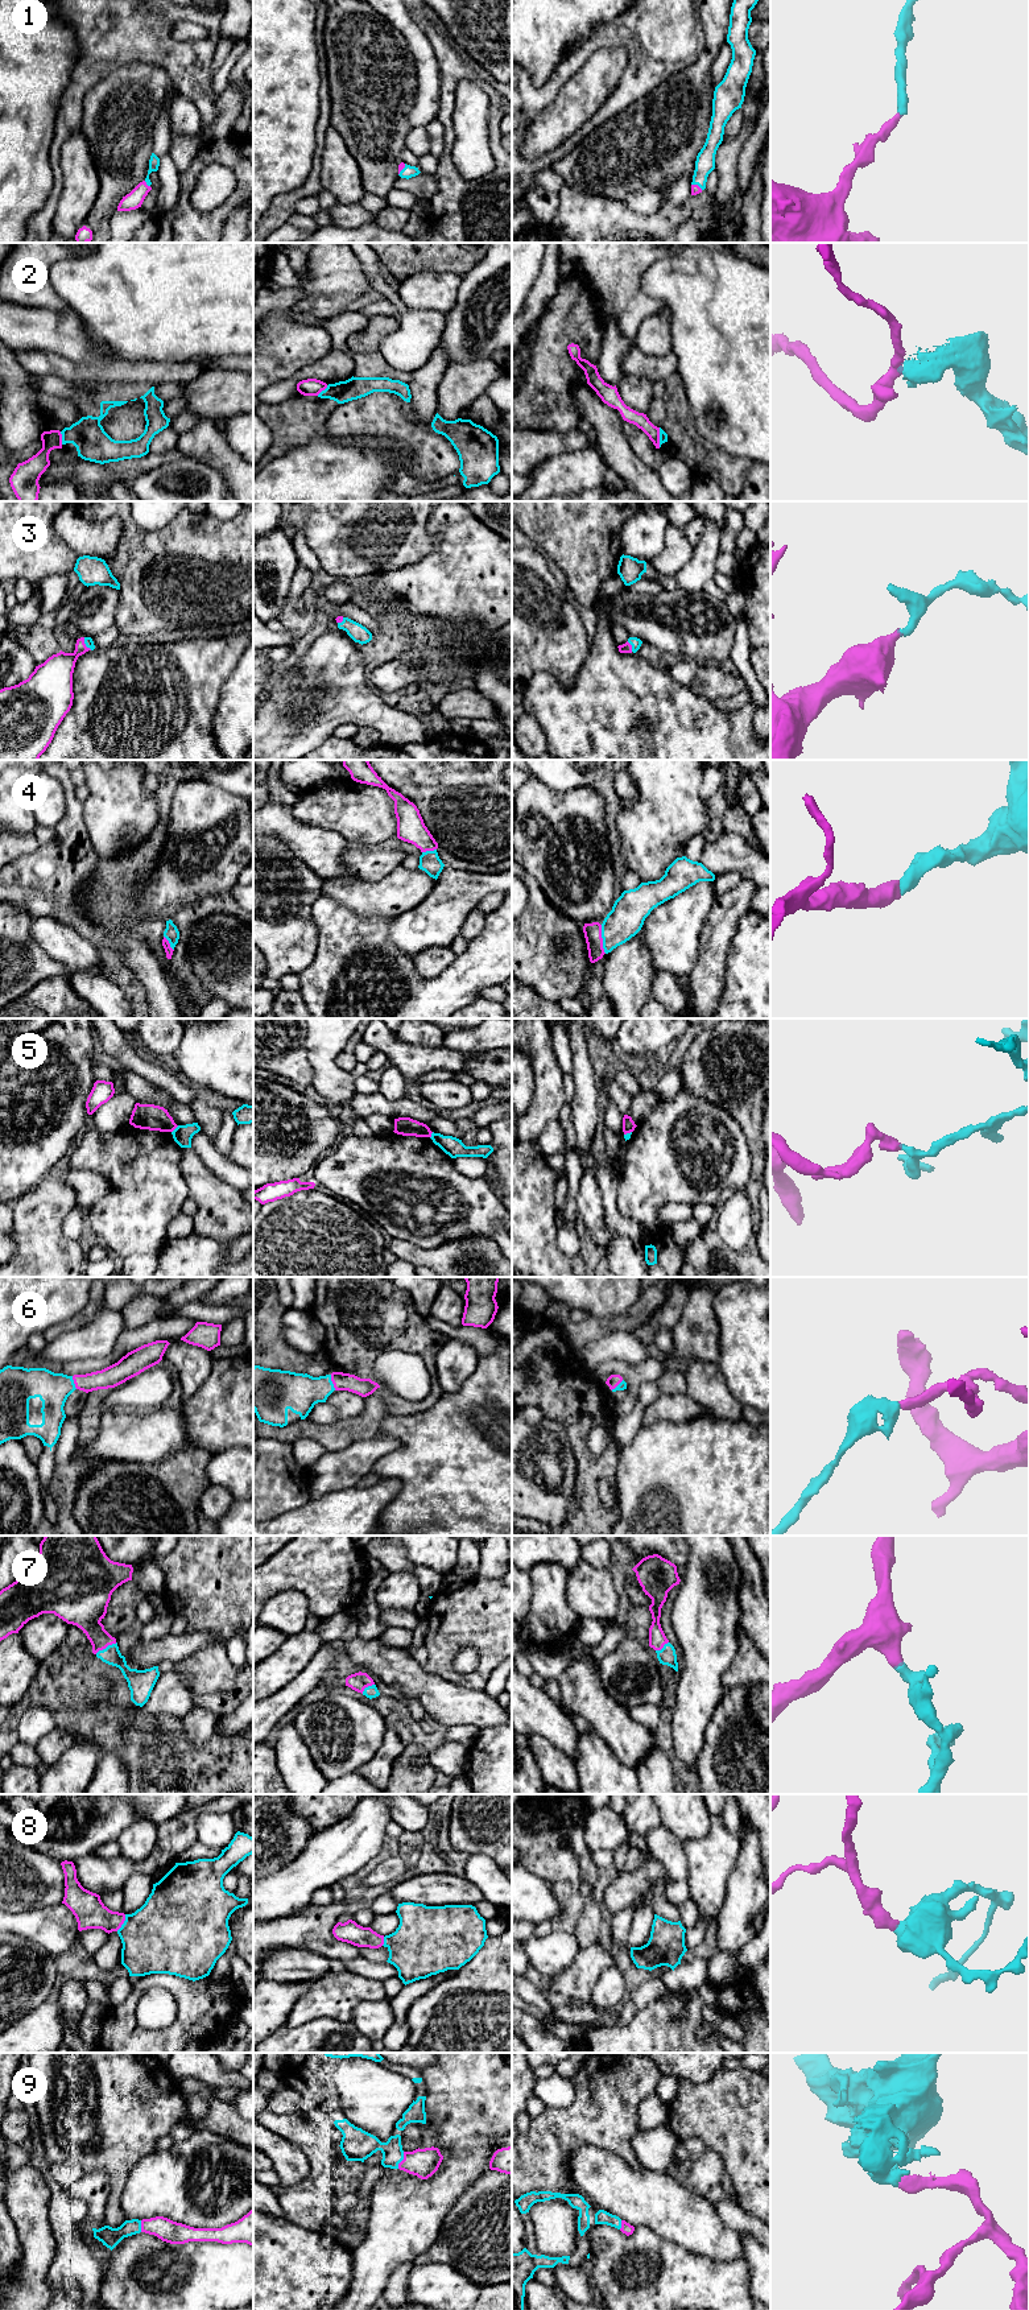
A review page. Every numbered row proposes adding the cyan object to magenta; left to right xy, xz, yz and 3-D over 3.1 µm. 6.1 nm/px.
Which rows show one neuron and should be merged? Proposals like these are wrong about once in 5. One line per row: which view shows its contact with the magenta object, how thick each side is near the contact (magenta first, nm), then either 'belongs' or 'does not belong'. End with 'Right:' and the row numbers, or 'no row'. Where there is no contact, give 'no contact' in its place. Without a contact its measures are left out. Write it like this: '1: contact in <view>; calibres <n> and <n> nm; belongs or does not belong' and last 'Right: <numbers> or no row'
1: contact in xy; calibres 110 and 60 nm; belongs
2: contact in xy; calibres 120 and 220 nm; does not belong
3: contact in yz; calibres 60 and 70 nm; belongs
4: contact in yz; calibres 110 and 220 nm; belongs
5: contact in xy; calibres 160 and 120 nm; does not belong
6: contact in xz; calibres 110 and 240 nm; belongs
7: contact in xy; calibres 220 and 110 nm; belongs
8: contact in xy; calibres 190 and 440 nm; belongs
9: contact in xz; calibres 180 and 150 nm; belongs
Right: 1, 3, 4, 6, 7, 8, 9

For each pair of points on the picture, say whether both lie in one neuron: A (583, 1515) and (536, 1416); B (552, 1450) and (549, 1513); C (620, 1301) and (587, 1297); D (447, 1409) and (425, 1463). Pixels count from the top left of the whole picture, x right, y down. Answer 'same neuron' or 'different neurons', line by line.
A: different neurons
B: same neuron
C: same neuron
D: same neuron

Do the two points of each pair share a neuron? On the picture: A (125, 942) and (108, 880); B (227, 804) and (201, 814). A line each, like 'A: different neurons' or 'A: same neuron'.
A: different neurons
B: same neuron

